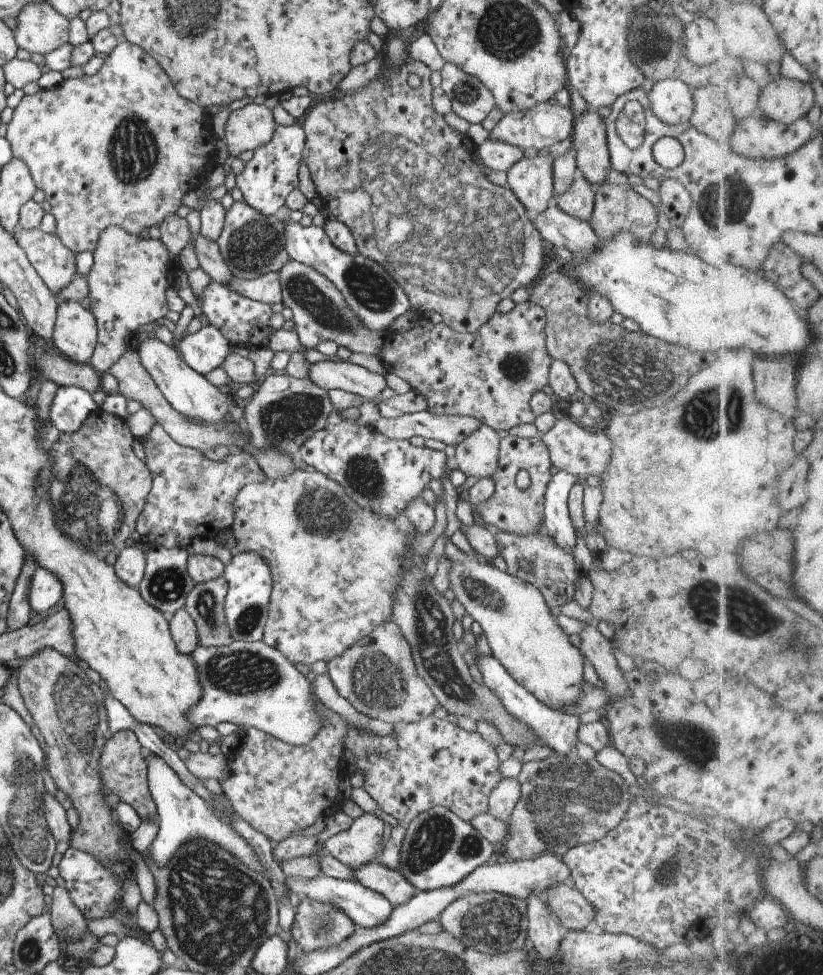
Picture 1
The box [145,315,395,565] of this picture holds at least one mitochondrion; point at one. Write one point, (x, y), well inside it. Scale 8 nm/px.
(321, 516)

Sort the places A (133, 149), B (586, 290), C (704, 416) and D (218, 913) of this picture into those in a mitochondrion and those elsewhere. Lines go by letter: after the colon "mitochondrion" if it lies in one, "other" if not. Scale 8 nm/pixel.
A: mitochondrion
B: other
C: mitochondrion
D: mitochondrion

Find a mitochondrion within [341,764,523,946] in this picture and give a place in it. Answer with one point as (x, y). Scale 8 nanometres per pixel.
(434, 839)

